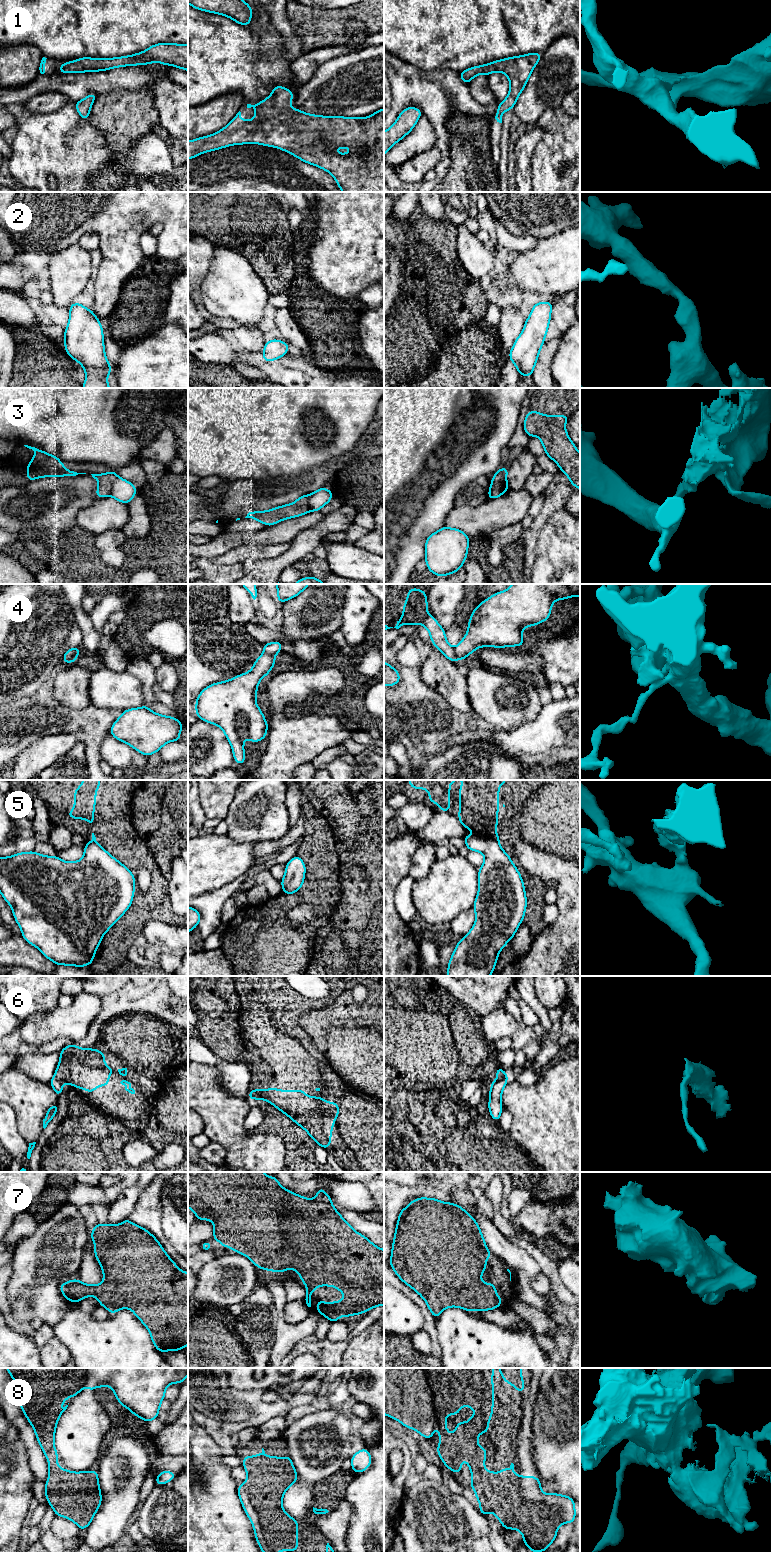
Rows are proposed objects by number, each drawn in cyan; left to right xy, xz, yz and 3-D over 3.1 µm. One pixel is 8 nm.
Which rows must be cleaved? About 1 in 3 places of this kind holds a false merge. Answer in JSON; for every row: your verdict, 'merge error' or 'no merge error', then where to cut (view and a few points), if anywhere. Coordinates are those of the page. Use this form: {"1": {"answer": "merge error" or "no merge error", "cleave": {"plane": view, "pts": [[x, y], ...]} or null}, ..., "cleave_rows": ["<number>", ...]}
{"1": {"answer": "no merge error", "cleave": null}, "2": {"answer": "no merge error", "cleave": null}, "3": {"answer": "merge error", "cleave": {"plane": "xy", "pts": [[118, 477], [113, 483], [109, 494]]}}, "4": {"answer": "merge error", "cleave": {"plane": "xy", "pts": [[79, 647], [69, 661]]}}, "5": {"answer": "merge error", "cleave": {"plane": "yz", "pts": [[476, 834], [490, 836], [498, 842]]}}, "6": {"answer": "merge error", "cleave": {"plane": "yz", "pts": [[507, 1076], [498, 1080]]}}, "7": {"answer": "no merge error", "cleave": null}, "8": {"answer": "no merge error", "cleave": null}, "cleave_rows": ["3", "4", "5", "6"]}

